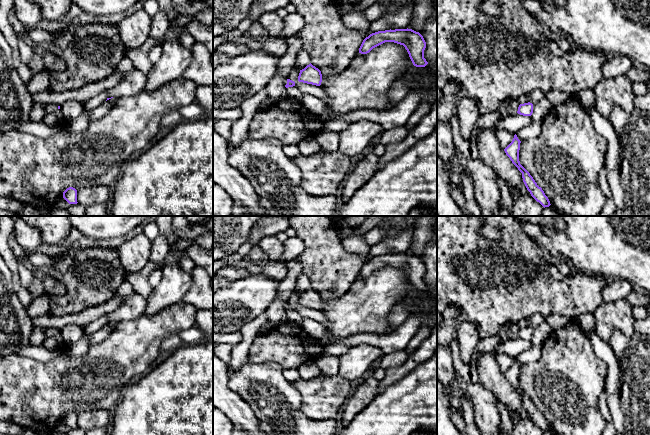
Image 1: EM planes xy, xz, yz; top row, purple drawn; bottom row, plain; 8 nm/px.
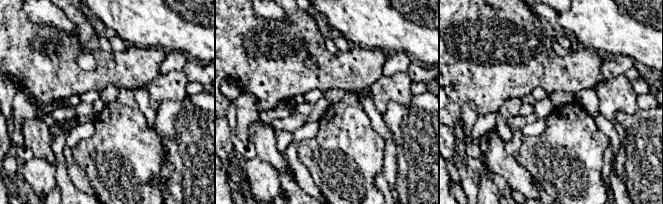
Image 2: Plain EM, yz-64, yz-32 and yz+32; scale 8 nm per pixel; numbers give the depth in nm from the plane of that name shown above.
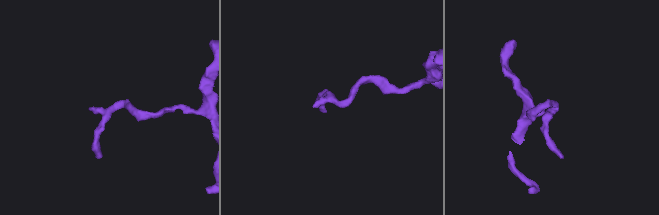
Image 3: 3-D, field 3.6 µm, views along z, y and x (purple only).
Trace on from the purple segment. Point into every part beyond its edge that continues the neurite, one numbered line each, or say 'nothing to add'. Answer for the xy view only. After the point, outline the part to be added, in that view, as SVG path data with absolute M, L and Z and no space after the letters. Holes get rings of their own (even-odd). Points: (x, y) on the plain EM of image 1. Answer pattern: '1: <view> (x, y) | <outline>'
nothing to add

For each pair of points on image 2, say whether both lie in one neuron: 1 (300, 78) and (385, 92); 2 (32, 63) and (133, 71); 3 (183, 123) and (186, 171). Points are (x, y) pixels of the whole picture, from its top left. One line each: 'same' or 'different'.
1: different
2: same
3: same

